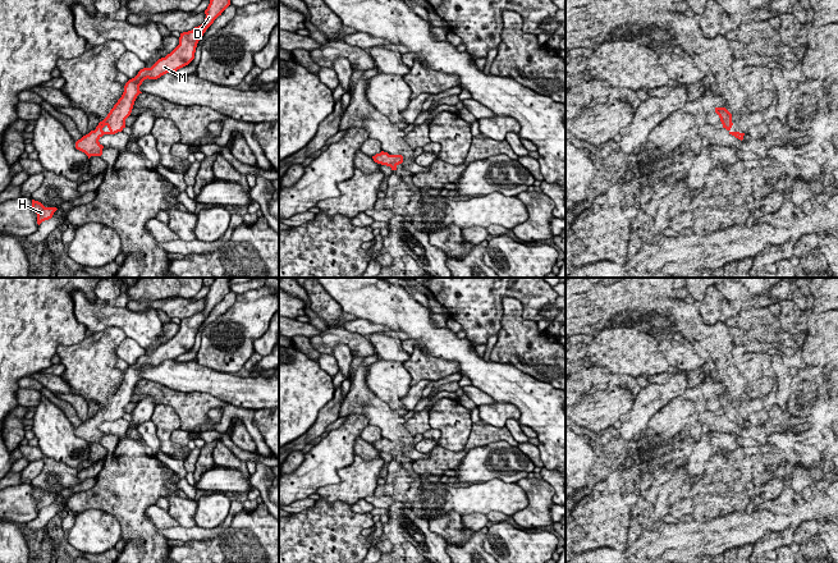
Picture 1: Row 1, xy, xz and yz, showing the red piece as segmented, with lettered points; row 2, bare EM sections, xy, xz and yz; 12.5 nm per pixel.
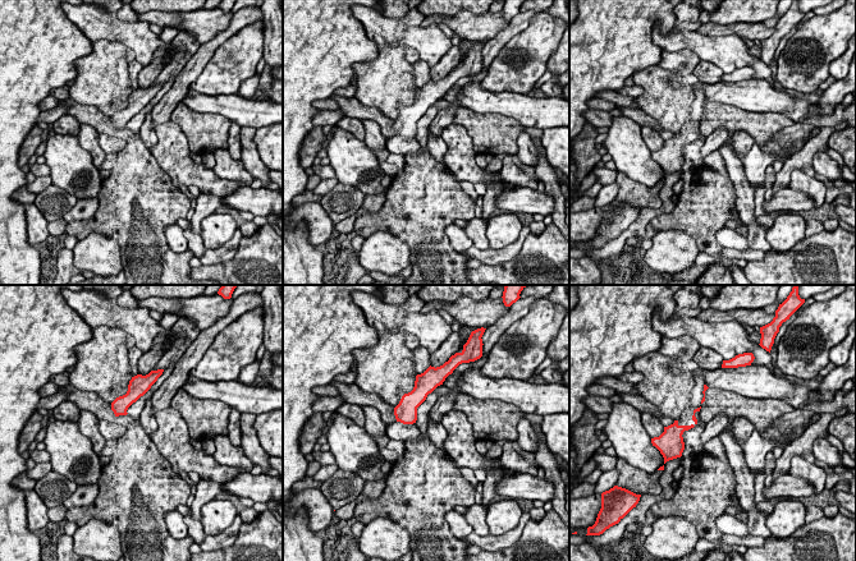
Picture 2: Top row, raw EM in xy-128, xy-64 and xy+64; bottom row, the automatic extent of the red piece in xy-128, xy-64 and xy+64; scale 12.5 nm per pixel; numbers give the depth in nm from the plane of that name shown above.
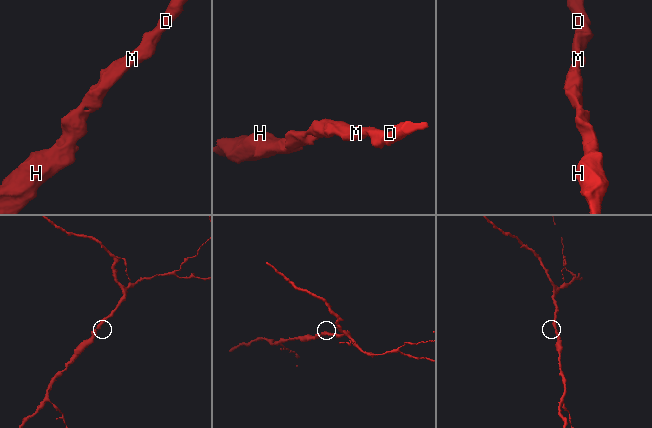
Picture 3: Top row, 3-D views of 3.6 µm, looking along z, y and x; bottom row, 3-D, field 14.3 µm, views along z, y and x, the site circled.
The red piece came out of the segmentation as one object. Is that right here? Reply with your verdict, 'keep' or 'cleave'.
keep

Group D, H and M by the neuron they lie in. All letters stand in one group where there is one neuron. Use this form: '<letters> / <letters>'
D H M

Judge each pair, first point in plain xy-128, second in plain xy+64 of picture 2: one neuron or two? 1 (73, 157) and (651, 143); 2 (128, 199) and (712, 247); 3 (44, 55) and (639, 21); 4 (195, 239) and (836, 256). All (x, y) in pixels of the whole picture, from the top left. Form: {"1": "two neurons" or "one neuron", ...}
{"1": "two neurons", "2": "one neuron", "3": "one neuron", "4": "two neurons"}

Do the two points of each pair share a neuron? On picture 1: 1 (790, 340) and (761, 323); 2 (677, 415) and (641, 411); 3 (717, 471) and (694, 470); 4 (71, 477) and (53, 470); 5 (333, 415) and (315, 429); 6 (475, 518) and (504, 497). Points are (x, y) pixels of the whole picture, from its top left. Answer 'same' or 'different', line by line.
1: same
2: different
3: different
4: same
5: same
6: different

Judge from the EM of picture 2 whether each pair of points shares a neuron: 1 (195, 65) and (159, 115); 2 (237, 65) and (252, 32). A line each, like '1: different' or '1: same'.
1: same
2: same

